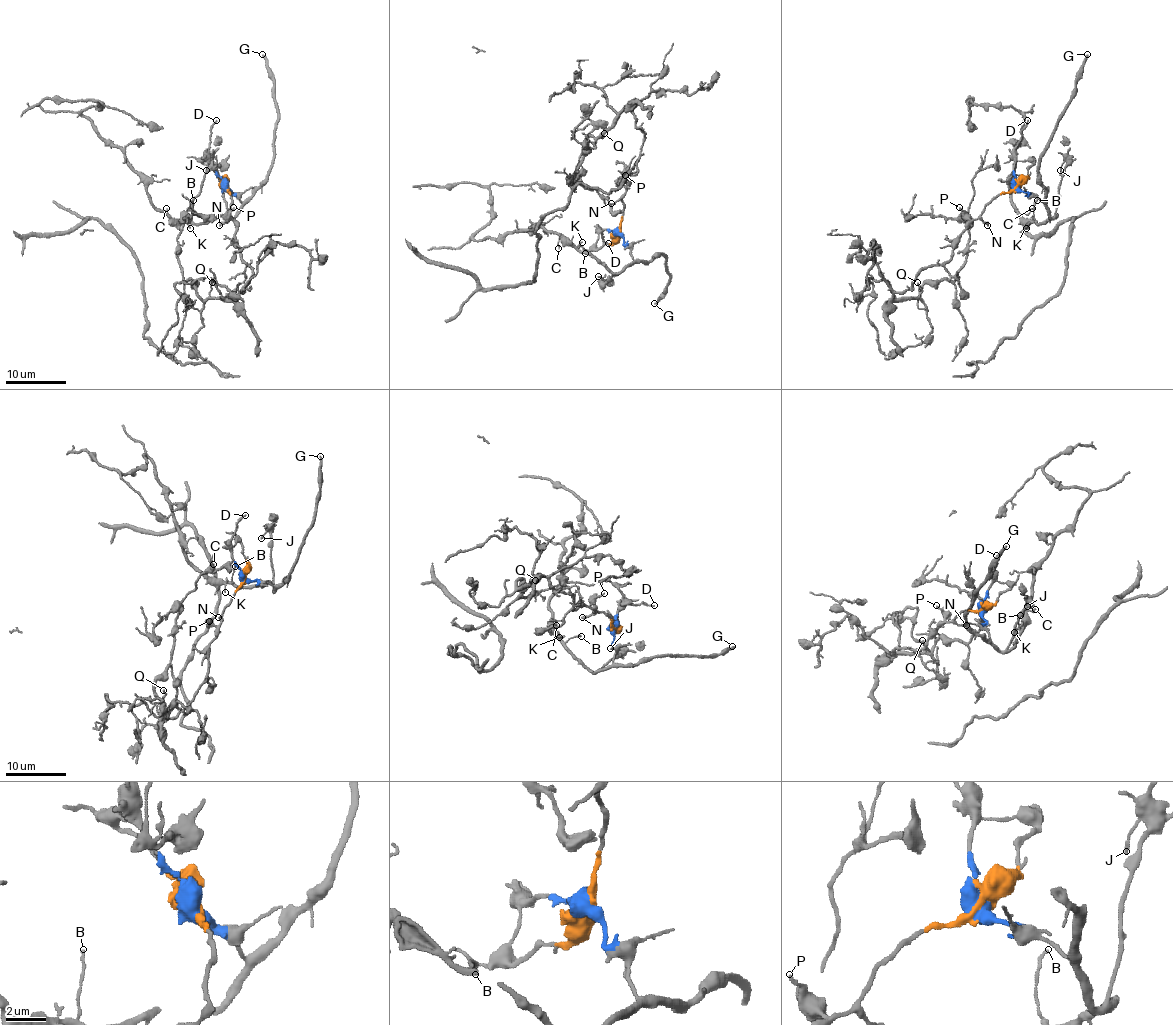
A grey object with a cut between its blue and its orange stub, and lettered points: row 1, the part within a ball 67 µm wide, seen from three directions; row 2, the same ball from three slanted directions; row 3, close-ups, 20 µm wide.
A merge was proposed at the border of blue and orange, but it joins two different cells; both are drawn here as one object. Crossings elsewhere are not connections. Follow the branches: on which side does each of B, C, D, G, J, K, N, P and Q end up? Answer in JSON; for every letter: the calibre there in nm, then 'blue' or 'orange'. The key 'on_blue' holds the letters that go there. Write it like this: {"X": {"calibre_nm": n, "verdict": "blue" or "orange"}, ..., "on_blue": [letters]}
{"B": {"calibre_nm": 110, "verdict": "blue"}, "C": {"calibre_nm": 110, "verdict": "blue"}, "D": {"calibre_nm": 140, "verdict": "blue"}, "G": {"calibre_nm": 240, "verdict": "blue"}, "J": {"calibre_nm": 140, "verdict": "blue"}, "K": {"calibre_nm": 110, "verdict": "blue"}, "N": {"calibre_nm": 220, "verdict": "orange"}, "P": {"calibre_nm": 130, "verdict": "orange"}, "Q": {"calibre_nm": 130, "verdict": "orange"}, "on_blue": ["B", "C", "D", "G", "J", "K"]}

